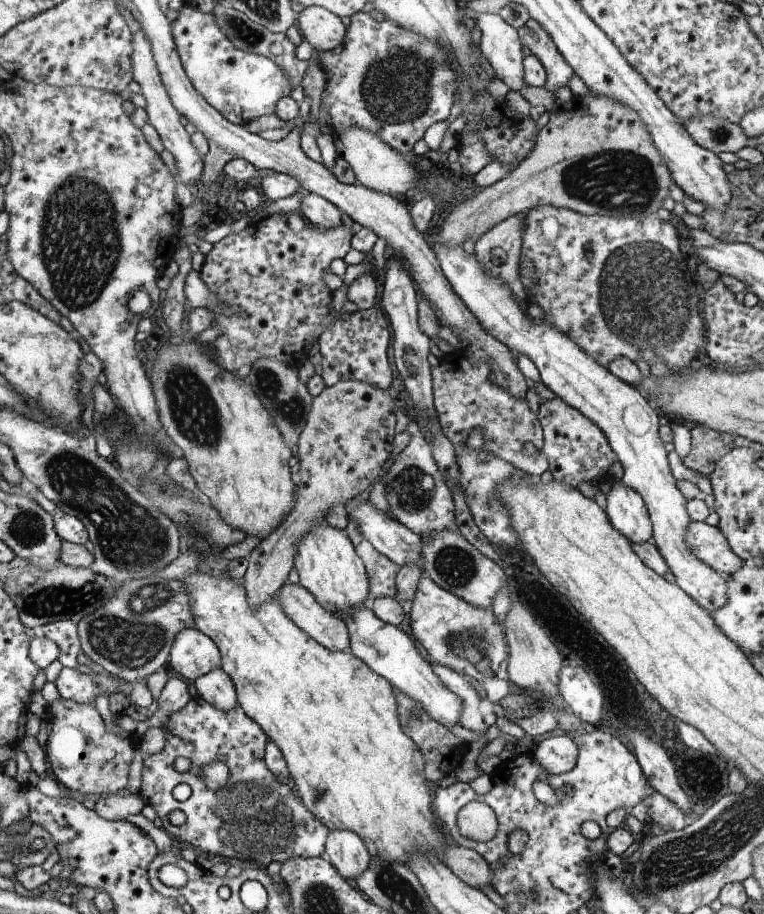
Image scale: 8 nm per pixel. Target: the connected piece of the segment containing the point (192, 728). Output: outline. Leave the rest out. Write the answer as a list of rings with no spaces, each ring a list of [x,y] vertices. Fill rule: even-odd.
[[[199,694],[194,696],[182,710],[169,716],[163,726],[165,744],[161,751],[146,752],[143,757],[142,784],[139,795],[145,804],[150,804],[162,819],[163,828],[167,834],[177,838],[180,845],[192,844],[205,854],[218,854],[226,858],[238,858],[252,865],[267,868],[272,863],[285,864],[286,861],[297,858],[314,858],[326,856],[326,844],[330,830],[318,817],[311,813],[303,803],[302,798],[292,791],[286,783],[280,782],[269,769],[265,761],[265,749],[268,747],[269,735],[242,710],[240,704],[229,711],[218,710],[206,702]],[[184,756],[191,760],[192,765],[184,772],[174,769],[174,760]],[[214,760],[220,760],[228,765],[230,774],[227,784],[219,789],[211,789],[202,778],[203,769]],[[186,782],[192,789],[191,796],[186,801],[178,801],[172,795],[174,786]],[[172,810],[182,810],[187,816],[183,826],[174,826],[168,819]]]

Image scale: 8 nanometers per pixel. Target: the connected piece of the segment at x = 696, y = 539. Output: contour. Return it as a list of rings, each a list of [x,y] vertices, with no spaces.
[[[693,521],[686,538],[692,552],[715,571],[729,576],[744,566],[745,561],[734,552],[720,526]]]

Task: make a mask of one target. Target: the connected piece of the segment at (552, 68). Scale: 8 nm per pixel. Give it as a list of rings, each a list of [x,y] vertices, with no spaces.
[[[530,17],[527,23],[517,29],[520,42],[531,50],[544,65],[547,81],[545,88],[555,92],[562,86],[568,86],[570,78],[575,74],[568,61],[560,54],[558,47],[542,25]]]

